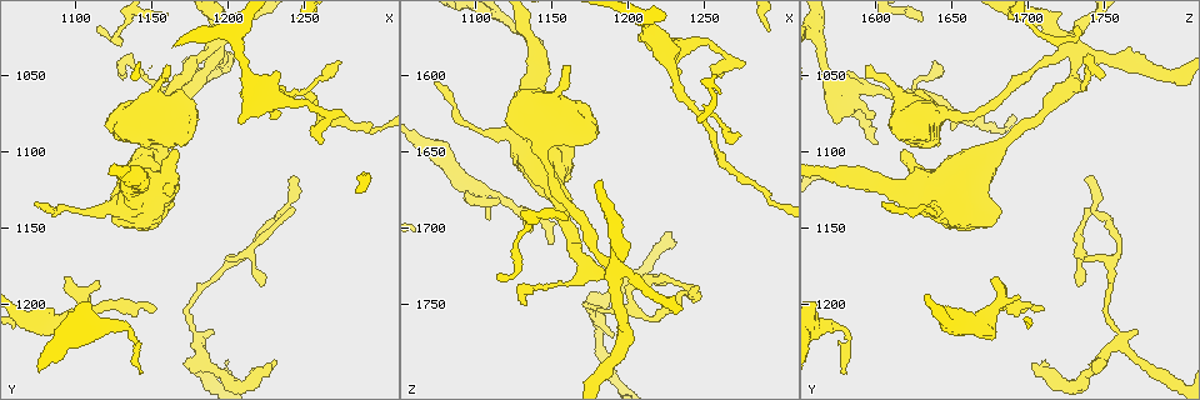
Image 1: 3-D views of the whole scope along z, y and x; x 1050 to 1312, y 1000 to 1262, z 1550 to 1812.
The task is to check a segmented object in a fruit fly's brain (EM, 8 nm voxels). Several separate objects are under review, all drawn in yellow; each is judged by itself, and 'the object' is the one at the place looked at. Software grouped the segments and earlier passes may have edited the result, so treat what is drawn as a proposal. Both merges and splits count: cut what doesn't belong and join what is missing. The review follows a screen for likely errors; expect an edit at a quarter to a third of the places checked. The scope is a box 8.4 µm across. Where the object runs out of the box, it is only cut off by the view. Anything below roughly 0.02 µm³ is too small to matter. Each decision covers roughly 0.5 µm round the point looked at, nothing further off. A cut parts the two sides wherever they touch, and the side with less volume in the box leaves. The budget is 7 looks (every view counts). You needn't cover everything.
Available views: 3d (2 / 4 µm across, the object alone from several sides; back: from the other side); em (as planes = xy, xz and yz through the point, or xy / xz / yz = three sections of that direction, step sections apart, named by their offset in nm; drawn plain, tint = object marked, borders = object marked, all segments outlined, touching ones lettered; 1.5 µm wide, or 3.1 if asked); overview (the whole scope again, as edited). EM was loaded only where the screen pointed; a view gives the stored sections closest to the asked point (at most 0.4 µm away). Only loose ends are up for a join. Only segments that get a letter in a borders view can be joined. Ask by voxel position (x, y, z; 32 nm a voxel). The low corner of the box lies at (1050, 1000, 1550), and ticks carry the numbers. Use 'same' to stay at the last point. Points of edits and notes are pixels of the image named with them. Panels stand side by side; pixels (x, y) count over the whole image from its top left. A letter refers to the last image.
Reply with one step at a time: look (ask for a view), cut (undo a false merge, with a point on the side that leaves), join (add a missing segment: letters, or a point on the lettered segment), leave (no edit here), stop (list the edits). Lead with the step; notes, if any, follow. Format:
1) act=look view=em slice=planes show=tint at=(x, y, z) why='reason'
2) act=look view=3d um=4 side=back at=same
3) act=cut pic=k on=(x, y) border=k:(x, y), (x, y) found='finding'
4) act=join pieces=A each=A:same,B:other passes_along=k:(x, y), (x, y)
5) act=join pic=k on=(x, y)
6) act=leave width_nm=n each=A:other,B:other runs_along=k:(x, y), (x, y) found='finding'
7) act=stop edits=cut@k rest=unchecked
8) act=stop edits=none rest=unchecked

act=look view=em slice=yz step=4 show=borders at=(1190, 1032, 1730) why='four or more arms meet'

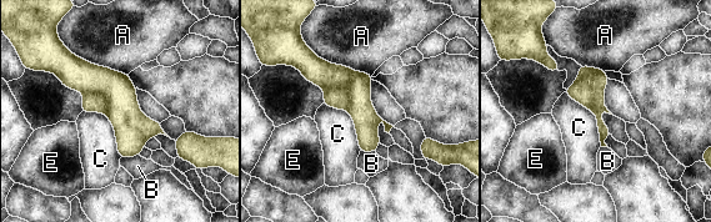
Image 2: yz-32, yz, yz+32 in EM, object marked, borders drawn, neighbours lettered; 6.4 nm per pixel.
act=cut pic=2 on=(338, 97) each=A:other,B:other,C:other,E:other border=2:(325, 90), (346, 86), (348, 109) found='two neurons meet here'

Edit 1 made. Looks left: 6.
act=look view=em slice=planes show=borders at=(1276, 1042, 1638) why='branch stops here'

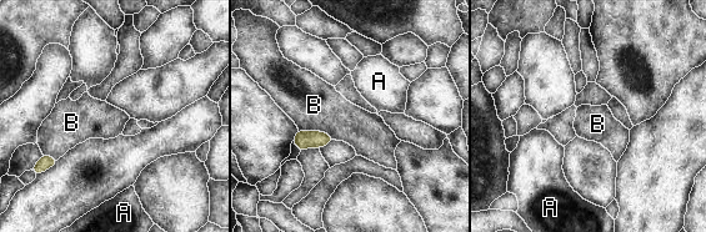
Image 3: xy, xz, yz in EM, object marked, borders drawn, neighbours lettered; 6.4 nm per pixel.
act=leave each=A:other,B:other border=3:(299, 130), (319, 130), (335, 139) found='no lettered segment goes on from it'

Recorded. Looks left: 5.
act=look view=overview why='see it whole again'

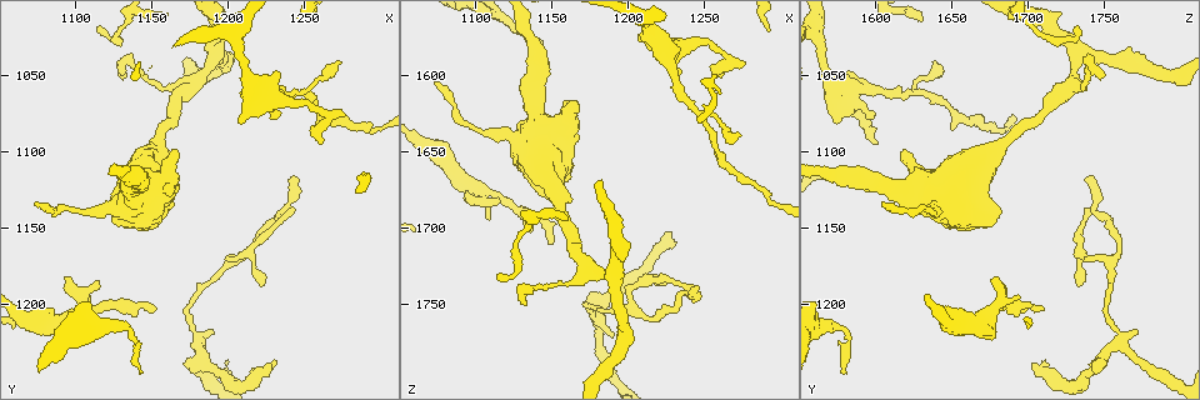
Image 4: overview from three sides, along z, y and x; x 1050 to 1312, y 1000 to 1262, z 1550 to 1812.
act=look view=em slice=xy step=4 show=borders at=(1246, 1116, 1736) why='thin end'

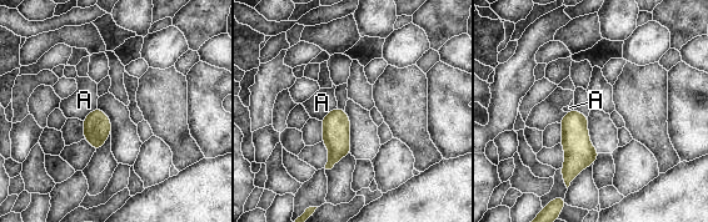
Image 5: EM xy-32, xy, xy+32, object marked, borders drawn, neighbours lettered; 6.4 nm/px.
act=look view=em slice=planes show=borders at=same

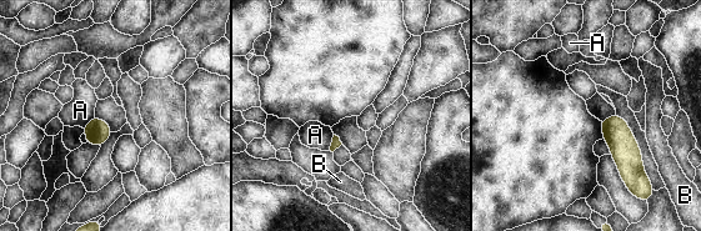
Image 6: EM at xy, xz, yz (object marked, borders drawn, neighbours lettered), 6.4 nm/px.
act=leave each=A:other,B:other found='none of them fits'

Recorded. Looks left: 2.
act=stop edits=cut@2 rest=unchecked

